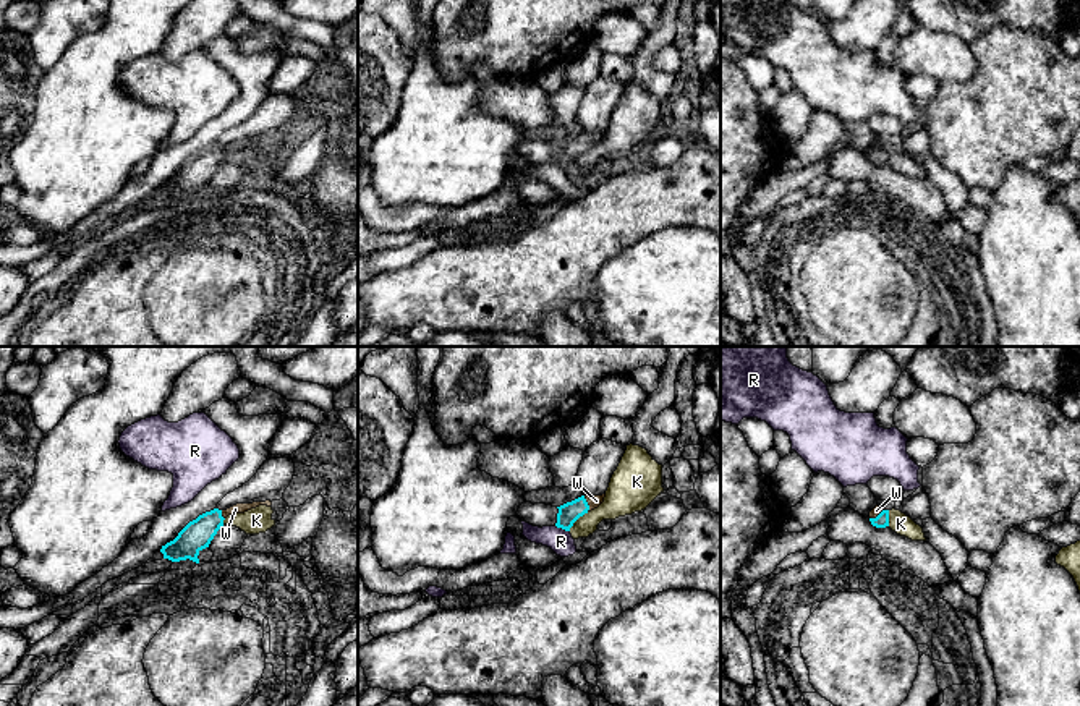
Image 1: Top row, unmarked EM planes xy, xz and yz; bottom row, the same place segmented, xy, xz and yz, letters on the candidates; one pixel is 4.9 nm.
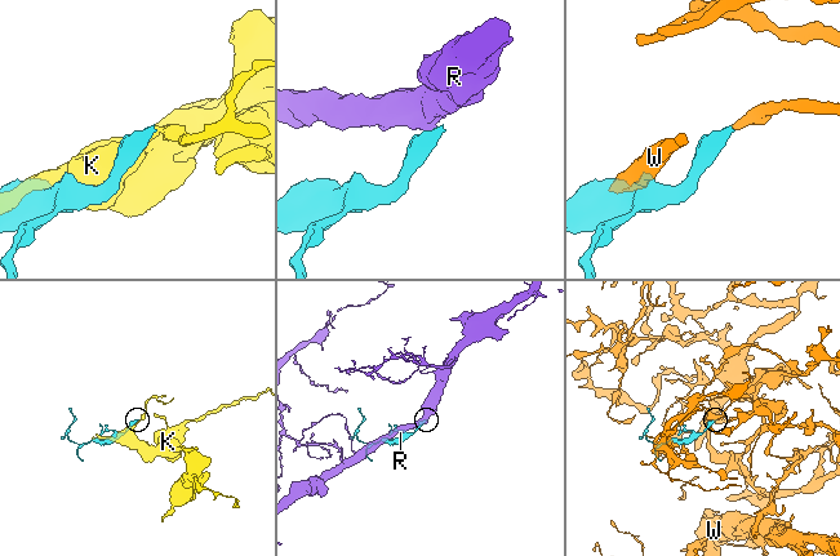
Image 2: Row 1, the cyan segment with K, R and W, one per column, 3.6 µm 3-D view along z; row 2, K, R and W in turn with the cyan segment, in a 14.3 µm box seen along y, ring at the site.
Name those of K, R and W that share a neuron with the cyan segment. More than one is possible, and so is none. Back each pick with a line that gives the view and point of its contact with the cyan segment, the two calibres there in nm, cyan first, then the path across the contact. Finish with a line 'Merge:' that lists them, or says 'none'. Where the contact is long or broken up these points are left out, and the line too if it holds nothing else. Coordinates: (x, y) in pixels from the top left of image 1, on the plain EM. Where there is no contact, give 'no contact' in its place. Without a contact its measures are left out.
W: contact xz (586, 141); calibres 100 and 60 nm; way xz (570, 149), (586, 141), (596, 138)
Merge: W

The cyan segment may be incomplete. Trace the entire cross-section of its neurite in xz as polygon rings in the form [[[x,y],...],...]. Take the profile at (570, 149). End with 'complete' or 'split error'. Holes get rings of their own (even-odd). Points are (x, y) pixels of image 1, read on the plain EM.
[[[606,131],[602,133],[581,133],[572,139],[567,139],[559,146],[559,151],[557,151],[557,160],[555,164],[557,165],[562,165],[565,168],[570,168],[570,165],[573,164],[573,160],[583,154],[585,151],[597,146],[602,139],[604,139],[604,134]]] | split error

